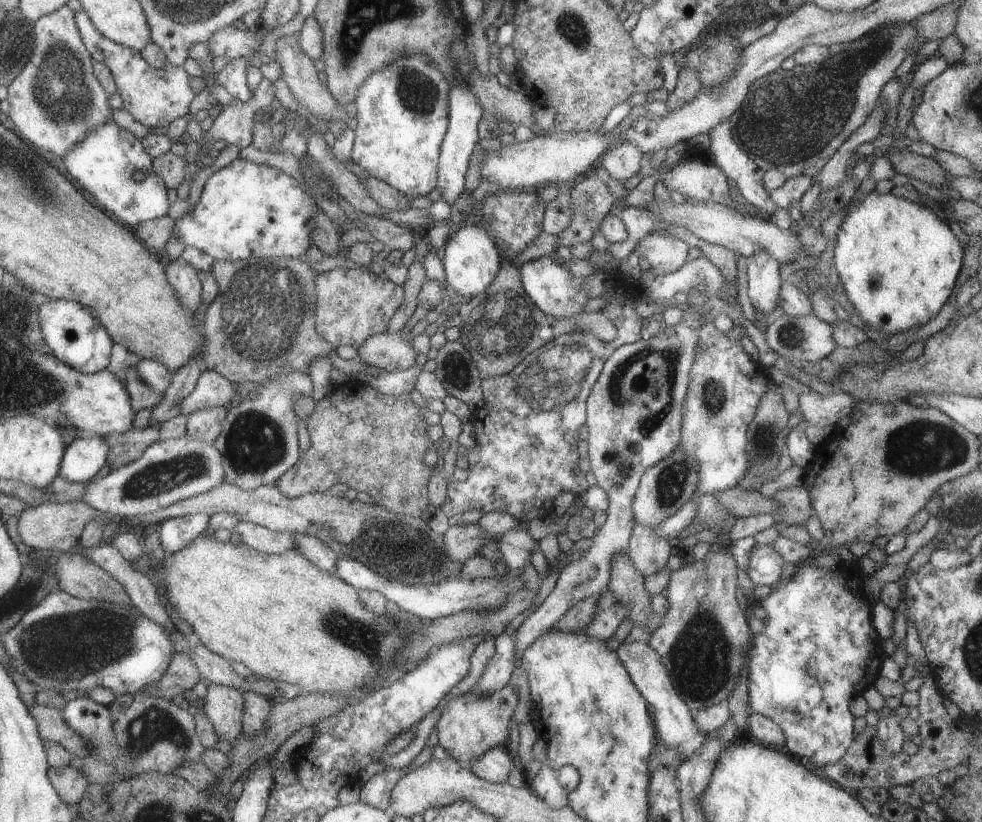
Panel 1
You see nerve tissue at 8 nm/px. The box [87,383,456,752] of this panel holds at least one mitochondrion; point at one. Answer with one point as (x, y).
(372, 543)

